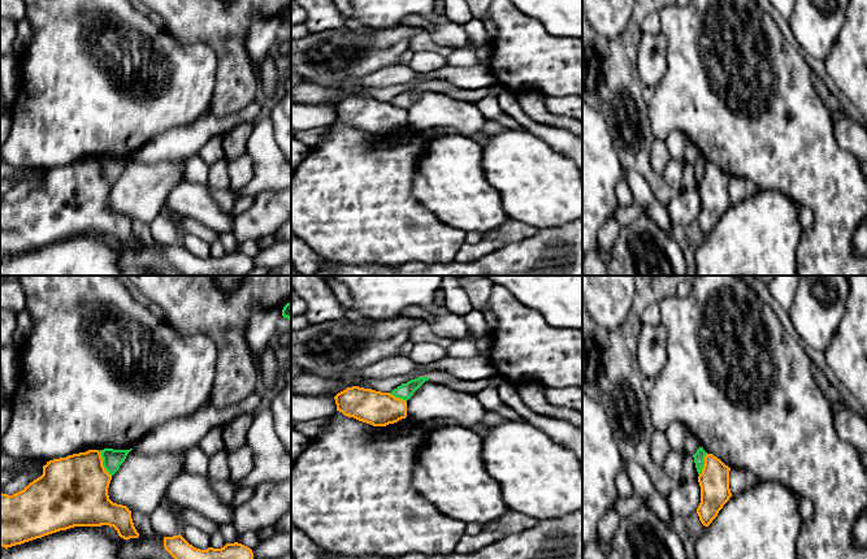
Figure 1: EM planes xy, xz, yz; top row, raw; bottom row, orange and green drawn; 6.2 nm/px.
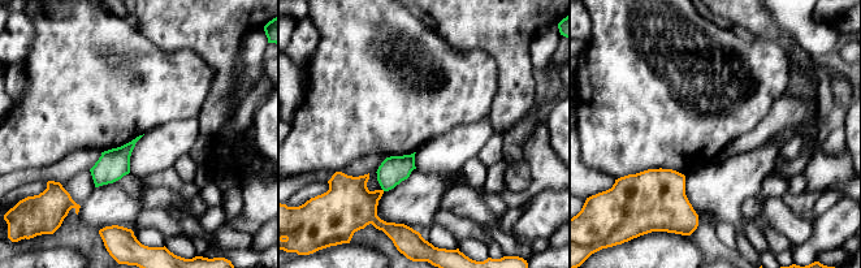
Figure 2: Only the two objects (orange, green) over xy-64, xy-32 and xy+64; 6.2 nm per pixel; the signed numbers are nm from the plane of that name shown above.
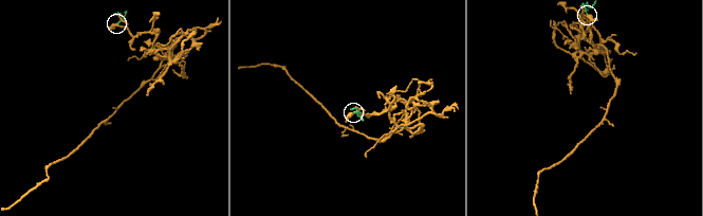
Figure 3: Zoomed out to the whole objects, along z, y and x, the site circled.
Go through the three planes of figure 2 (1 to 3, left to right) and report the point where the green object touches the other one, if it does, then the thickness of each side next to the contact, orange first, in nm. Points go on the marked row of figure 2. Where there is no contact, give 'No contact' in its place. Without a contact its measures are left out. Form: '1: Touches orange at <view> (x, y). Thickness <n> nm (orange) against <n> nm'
1: No contact
2: No contact
3: No contact

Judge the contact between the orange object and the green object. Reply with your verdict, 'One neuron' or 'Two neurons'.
Two neurons

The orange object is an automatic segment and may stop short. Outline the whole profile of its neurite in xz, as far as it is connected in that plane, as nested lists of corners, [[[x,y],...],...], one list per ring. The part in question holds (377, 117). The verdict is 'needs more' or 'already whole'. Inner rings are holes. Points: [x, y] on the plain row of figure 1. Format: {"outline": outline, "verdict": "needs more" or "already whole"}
{"outline": [[[352,95],[334,108],[337,120],[373,135],[386,135],[407,126],[407,110],[390,101]]], "verdict": "already whole"}

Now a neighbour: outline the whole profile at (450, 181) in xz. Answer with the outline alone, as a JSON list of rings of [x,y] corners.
[[[465,135],[429,140],[415,173],[415,196],[438,220],[464,233],[487,233],[508,220],[482,166],[482,146]]]

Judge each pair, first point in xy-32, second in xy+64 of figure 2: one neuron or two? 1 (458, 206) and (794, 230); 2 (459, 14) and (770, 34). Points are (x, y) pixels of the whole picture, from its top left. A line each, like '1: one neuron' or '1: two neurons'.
1: one neuron
2: one neuron

